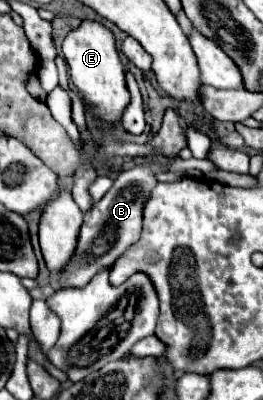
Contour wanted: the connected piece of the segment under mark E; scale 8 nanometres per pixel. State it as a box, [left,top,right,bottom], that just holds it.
[62,19,130,125]

